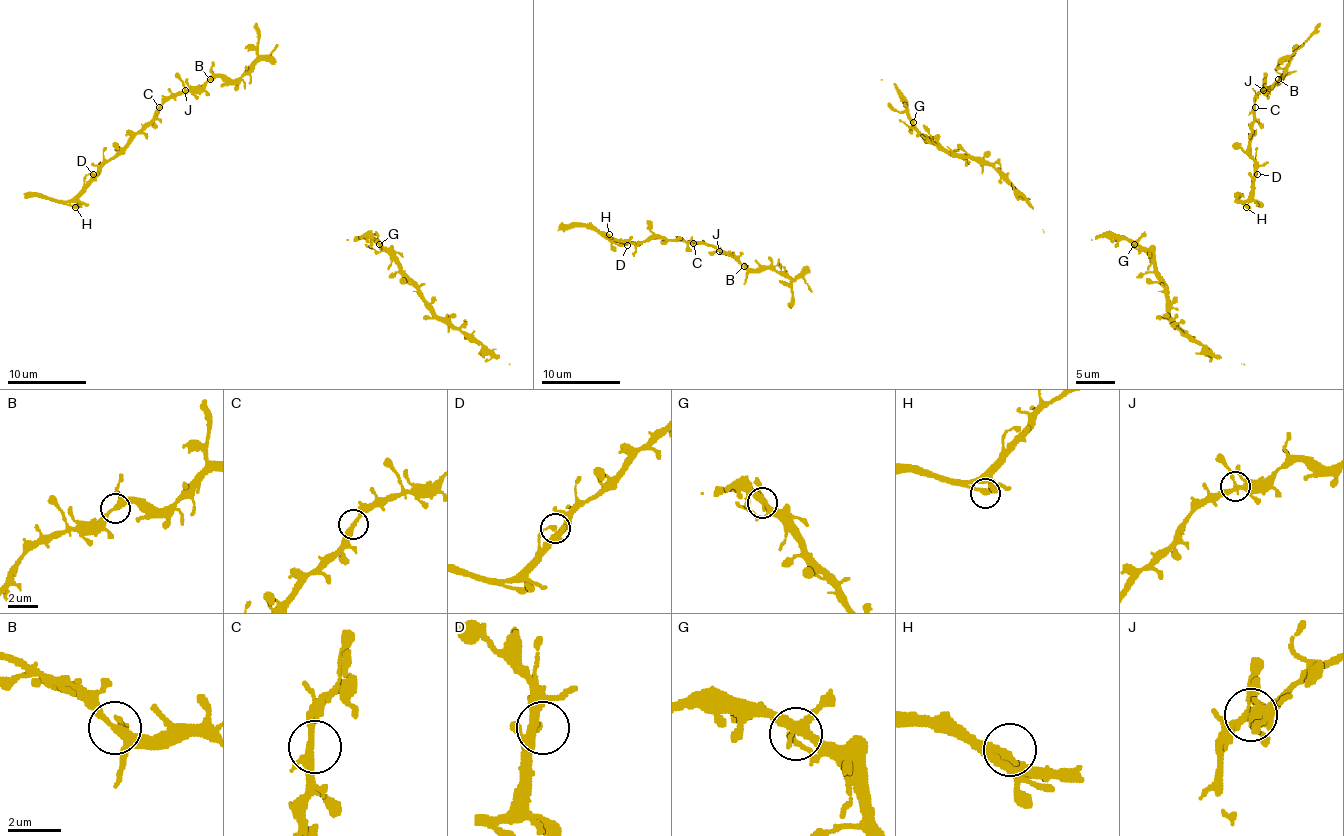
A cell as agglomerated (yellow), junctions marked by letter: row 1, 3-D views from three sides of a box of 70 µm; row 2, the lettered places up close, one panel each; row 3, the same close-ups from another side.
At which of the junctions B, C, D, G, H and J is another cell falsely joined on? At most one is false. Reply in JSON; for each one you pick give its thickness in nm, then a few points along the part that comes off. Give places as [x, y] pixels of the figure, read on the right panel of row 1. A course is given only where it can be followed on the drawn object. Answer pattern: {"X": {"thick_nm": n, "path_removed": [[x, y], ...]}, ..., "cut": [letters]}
{"cut": []}

